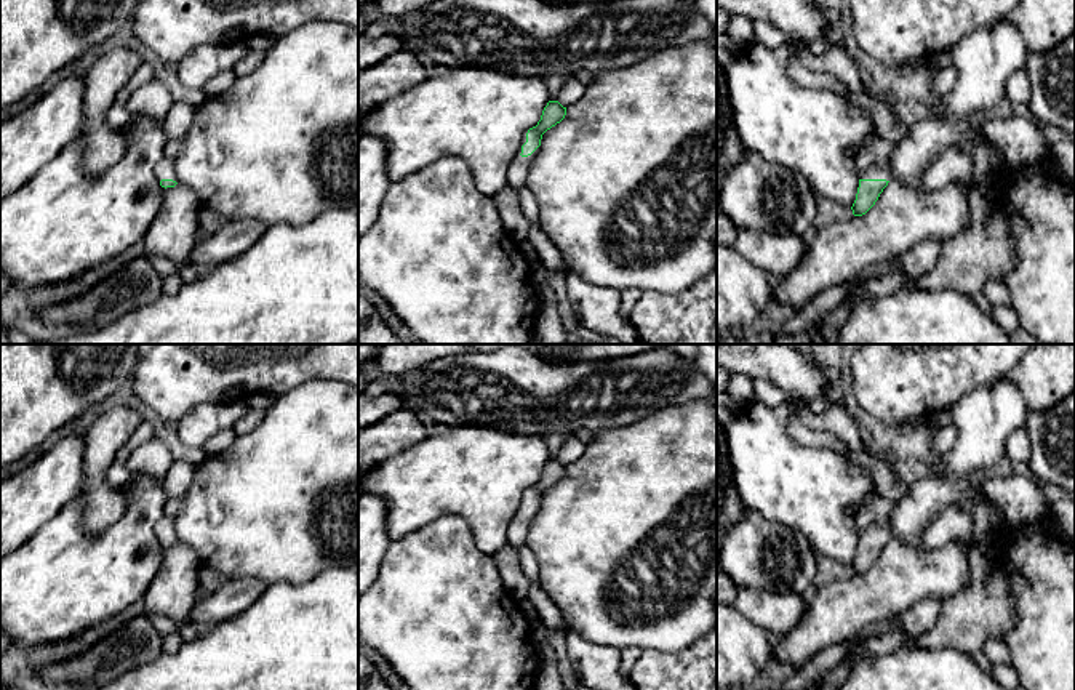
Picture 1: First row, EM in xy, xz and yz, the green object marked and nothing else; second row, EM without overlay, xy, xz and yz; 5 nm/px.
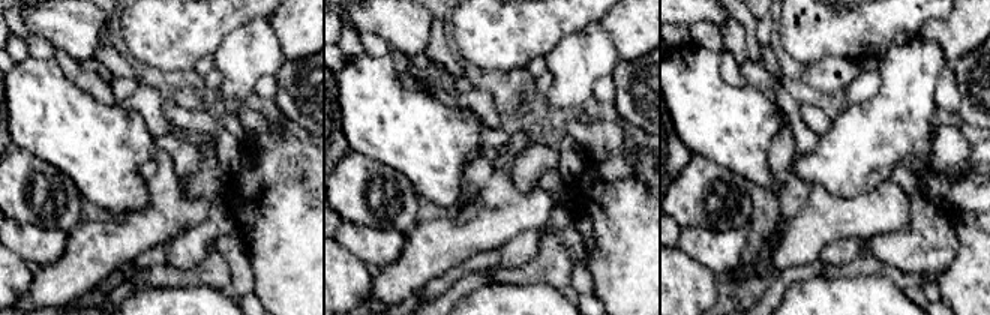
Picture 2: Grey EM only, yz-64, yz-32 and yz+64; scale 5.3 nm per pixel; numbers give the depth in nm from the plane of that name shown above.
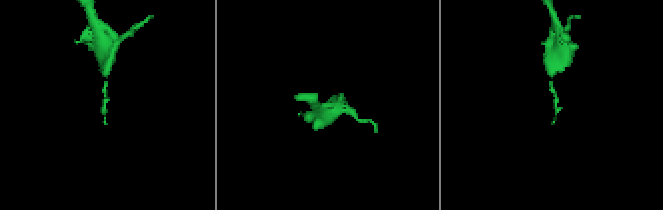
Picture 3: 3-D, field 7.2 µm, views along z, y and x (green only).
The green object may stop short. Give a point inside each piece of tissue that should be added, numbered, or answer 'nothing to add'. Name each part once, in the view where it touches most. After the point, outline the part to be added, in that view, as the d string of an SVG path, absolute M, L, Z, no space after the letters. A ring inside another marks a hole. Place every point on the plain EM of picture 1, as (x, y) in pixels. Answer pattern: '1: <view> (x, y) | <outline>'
1: xz (523, 498) | M526 490L528 491L528 490ZM526 491L523 493L523 496L522 496L522 501L520 501L520 507L518 507L518 511L517 511L517 514L515 514L515 519L520 519L520 520L530 520L530 519L533 519L534 515L536 515L536 512L538 512L538 509L539 509L539 506L531 512L531 514L528 514L528 515L522 515L520 512L522 512L522 504L526 501Z

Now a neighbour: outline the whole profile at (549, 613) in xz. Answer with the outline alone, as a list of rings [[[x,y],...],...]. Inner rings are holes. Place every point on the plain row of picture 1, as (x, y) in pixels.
[[[526,544],[517,548],[517,552],[520,557],[520,568],[530,583],[526,599],[538,608],[539,624],[552,631],[565,632],[560,608],[552,602],[552,599],[539,586],[538,559],[534,557],[534,554],[530,551]]]

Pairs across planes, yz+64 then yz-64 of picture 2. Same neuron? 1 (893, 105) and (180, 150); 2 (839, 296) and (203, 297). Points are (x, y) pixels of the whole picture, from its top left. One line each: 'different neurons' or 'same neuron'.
1: different neurons
2: same neuron

